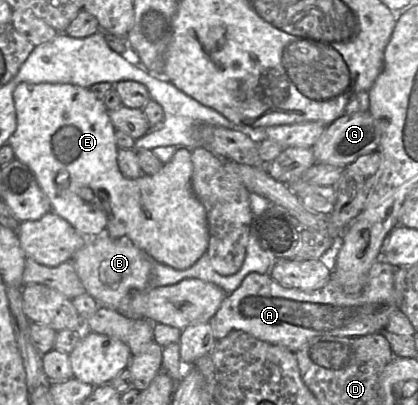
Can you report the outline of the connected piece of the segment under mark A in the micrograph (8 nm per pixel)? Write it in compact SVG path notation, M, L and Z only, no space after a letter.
M378 259L369 270L365 287L355 295L345 293L332 275L322 288L303 291L283 287L268 274L252 272L238 289L223 300L209 323L216 340L240 330L293 353L316 336L356 337L380 333L390 314L398 308L395 270L393 265Z

